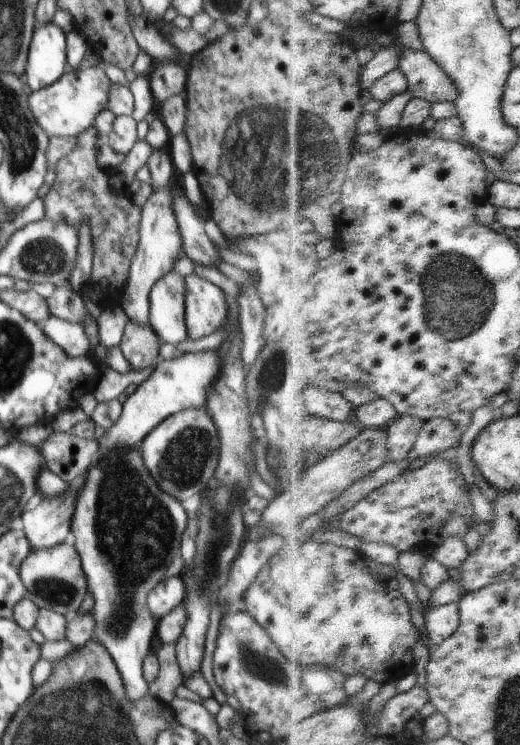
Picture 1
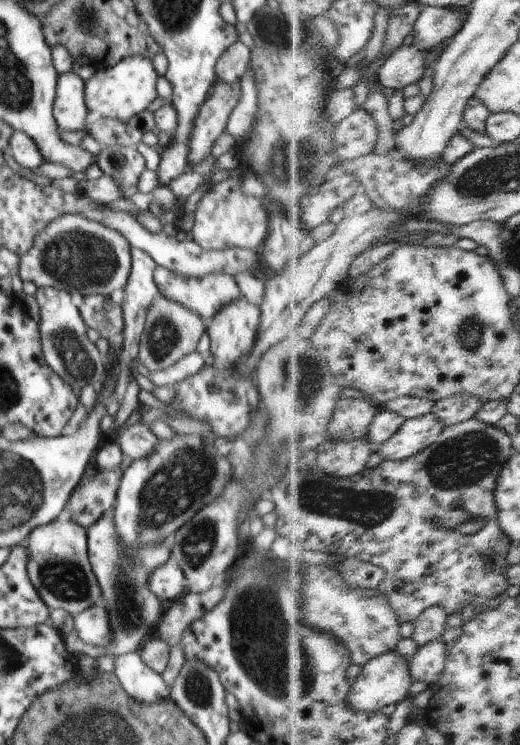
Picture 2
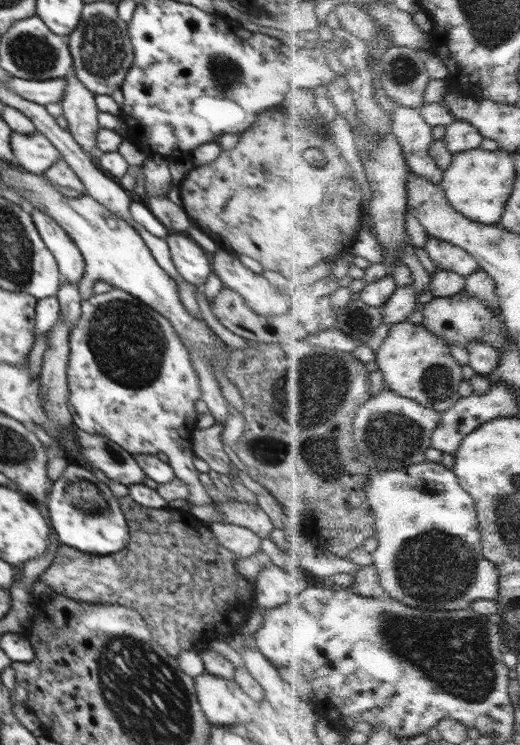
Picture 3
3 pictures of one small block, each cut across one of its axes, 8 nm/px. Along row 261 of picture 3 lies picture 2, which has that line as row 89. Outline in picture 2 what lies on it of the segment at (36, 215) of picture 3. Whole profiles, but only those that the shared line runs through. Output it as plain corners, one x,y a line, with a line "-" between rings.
73,71
58,77
53,115
62,131
88,132
85,125
88,115
85,102
85,81

